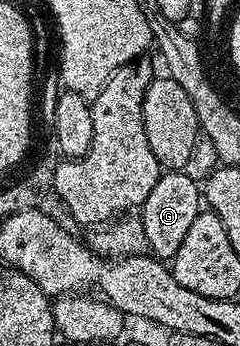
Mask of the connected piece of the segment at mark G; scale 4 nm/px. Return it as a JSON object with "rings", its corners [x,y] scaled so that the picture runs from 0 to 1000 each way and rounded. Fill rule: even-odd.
{"rings":[[[713,491],[675,500],[667,520],[629,543],[613,578],[579,598],[579,639],[600,708],[621,708],[617,731],[658,751],[713,751],[746,728],[746,705],[779,685],[796,647],[813,647],[813,624],[846,613],[846,549],[813,517],[771,491]]]}

